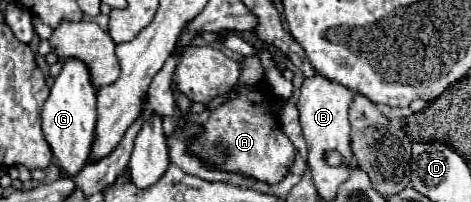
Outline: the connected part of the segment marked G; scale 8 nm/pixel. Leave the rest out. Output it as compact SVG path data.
M75 58L63 62L63 70L55 78L51 96L47 98L47 102L43 106L41 120L43 120L41 126L43 126L45 140L53 150L53 156L55 156L61 176L63 178L77 176L89 160L91 146L95 140L95 120L97 120L95 88L89 80L89 72L83 62L79 62Z

